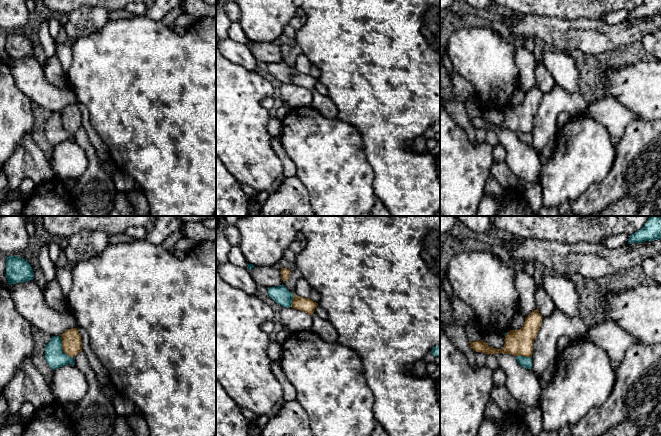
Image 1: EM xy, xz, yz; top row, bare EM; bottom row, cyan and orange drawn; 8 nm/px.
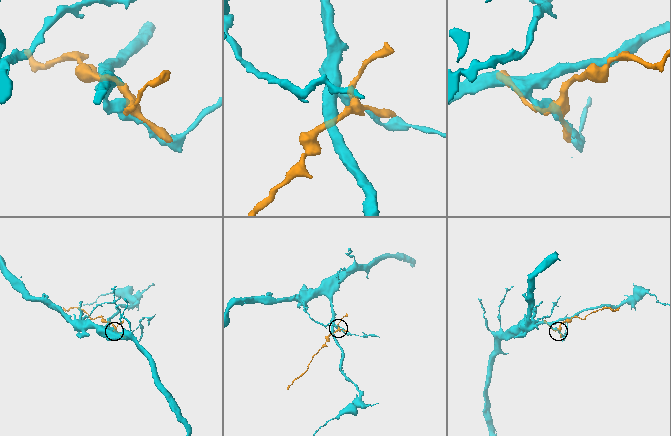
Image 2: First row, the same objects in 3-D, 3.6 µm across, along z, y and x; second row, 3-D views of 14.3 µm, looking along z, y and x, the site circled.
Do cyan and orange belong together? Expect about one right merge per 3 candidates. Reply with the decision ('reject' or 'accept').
accept

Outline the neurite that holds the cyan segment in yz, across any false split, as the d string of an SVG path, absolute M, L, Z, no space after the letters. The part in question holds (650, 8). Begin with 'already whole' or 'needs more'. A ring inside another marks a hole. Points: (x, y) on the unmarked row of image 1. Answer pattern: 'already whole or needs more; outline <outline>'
already whole; outline M645 0L644 3L630 11L628 20L661 16L661 0Z

